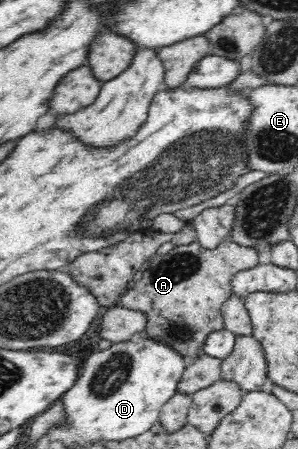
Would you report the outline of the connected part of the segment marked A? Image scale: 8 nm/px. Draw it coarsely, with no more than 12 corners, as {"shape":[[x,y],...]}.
{"shape":[[166,247],[119,304],[187,362],[258,250]]}

